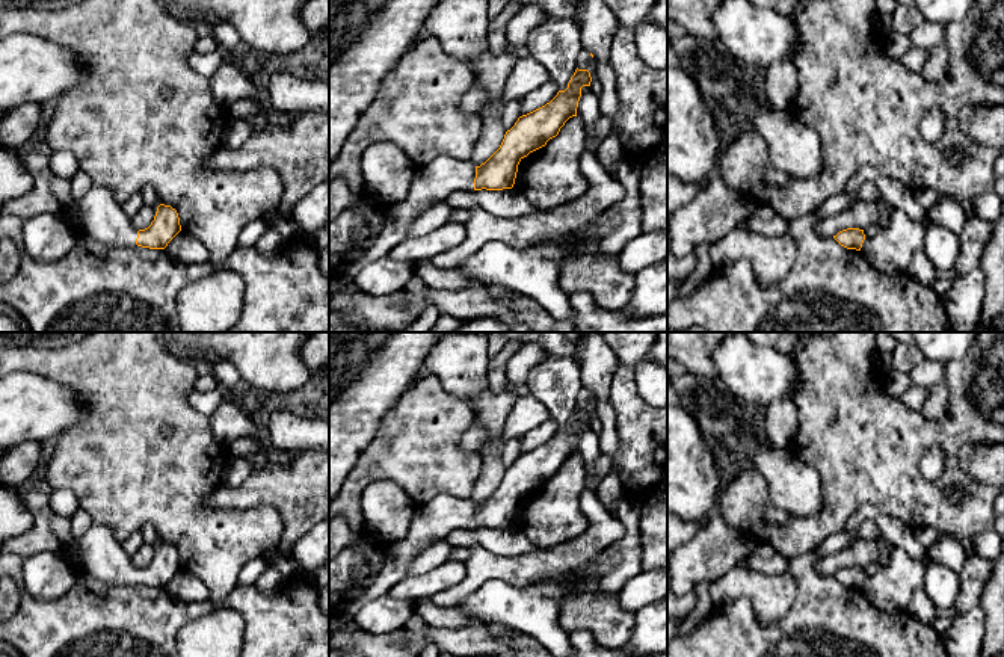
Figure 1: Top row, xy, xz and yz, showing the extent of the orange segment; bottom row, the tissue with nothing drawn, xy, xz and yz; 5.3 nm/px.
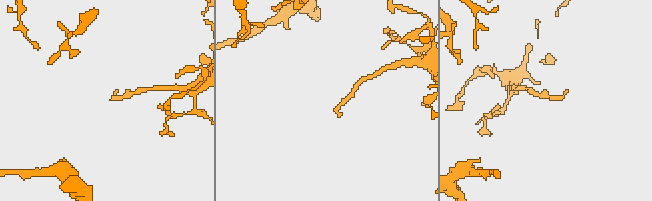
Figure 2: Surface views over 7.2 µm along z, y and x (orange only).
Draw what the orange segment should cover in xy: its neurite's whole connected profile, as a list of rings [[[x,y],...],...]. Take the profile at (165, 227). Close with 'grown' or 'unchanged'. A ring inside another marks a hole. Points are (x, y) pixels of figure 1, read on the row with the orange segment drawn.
[[[92,186],[82,198],[74,198],[66,213],[79,234],[107,246],[165,249],[181,231],[177,210],[165,204],[157,207],[151,225],[137,231],[104,186]]]; grown

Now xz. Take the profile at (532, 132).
[[[575,69],[568,88],[545,106],[522,115],[506,131],[500,148],[480,166],[471,160],[438,156],[430,163],[415,169],[405,199],[385,205],[385,221],[374,245],[335,281],[355,284],[358,272],[368,263],[408,239],[408,230],[427,208],[445,201],[457,190],[503,190],[515,184],[518,165],[530,153],[556,137],[565,122],[577,116],[581,88],[590,86],[587,69]]]; grown

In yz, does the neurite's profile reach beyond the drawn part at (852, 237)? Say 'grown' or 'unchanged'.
unchanged

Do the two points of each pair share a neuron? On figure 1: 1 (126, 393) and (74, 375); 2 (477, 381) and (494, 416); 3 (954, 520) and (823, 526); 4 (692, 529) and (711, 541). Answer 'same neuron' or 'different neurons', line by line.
1: same neuron
2: different neurons
3: same neuron
4: different neurons

